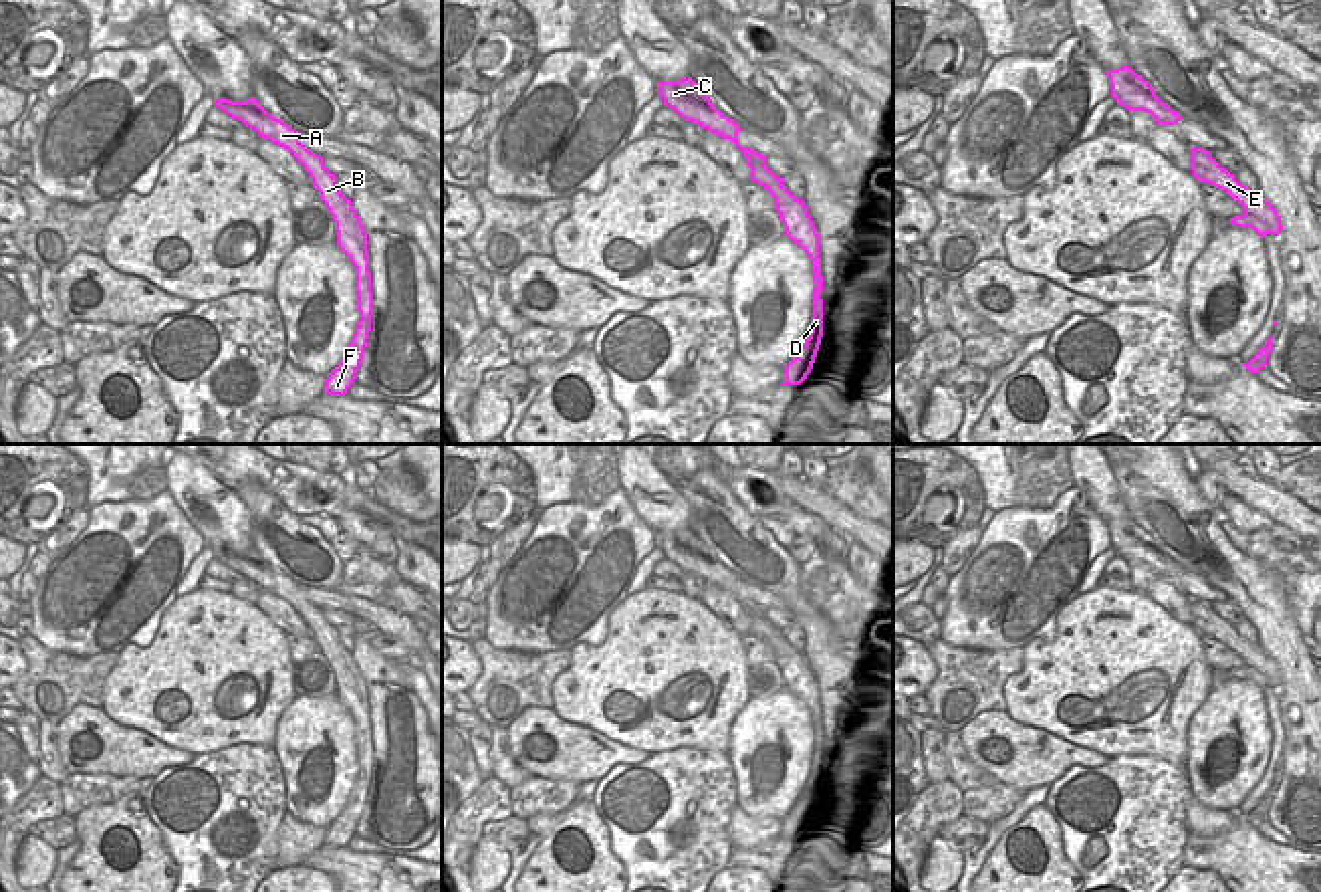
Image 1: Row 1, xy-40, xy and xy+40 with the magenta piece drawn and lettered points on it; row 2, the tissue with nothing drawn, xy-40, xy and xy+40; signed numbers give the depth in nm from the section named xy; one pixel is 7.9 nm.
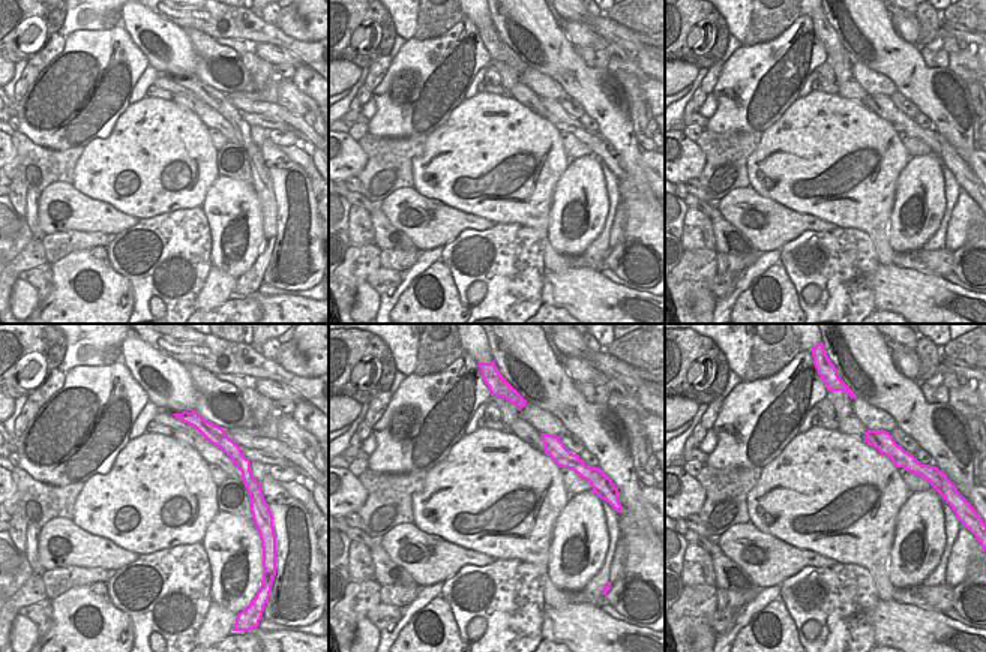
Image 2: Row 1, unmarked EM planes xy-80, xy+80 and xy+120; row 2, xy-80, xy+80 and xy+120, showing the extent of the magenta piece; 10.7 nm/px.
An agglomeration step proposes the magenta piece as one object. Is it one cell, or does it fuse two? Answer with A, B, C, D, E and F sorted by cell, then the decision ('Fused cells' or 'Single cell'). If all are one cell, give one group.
Groups: A B C D F / E. Fused cells

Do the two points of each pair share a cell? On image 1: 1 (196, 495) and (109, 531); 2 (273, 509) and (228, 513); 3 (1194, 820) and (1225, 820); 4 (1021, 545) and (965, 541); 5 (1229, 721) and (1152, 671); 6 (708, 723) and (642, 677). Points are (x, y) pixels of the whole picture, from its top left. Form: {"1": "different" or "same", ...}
{"1": "different", "2": "different", "3": "same", "4": "different", "5": "different", "6": "same"}

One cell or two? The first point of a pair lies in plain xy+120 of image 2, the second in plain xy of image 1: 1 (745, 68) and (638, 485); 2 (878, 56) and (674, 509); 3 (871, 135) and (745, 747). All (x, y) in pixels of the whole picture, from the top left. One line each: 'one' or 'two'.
1: two
2: two
3: two

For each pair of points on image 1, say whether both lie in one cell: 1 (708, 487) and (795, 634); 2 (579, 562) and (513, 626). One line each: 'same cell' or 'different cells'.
1: different cells
2: same cell

